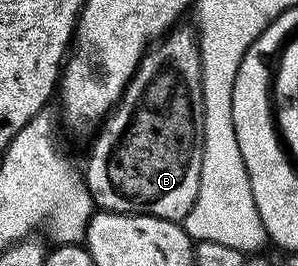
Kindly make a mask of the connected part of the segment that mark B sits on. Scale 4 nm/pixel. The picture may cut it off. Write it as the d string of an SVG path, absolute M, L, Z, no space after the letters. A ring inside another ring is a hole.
M174 26L172 30L162 35L160 39L149 44L129 84L125 86L125 92L121 94L121 100L117 102L117 106L109 112L107 118L100 124L99 130L101 132L98 133L97 140L94 141L93 148L89 151L89 164L83 167L85 184L89 186L93 202L100 210L127 213L128 215L150 215L160 219L183 221L187 217L187 213L191 213L191 209L197 204L199 177L201 176L201 166L203 165L203 85L201 84L201 58L197 48L196 34L190 28L188 31L187 28L181 26Z

